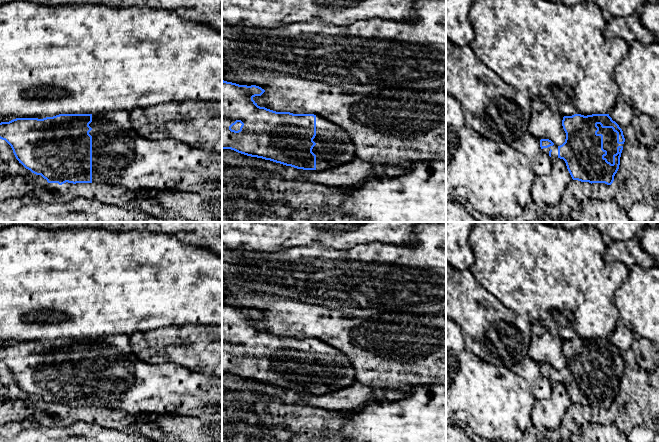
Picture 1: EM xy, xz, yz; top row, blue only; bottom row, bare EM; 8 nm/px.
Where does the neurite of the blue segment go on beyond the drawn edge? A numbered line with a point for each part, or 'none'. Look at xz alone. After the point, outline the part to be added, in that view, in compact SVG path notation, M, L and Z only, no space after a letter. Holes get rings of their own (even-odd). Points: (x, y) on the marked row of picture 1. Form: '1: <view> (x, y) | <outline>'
1: xz (334, 147) | M316 116L316 136L313 141L316 143L312 149L316 155L316 170L336 168L357 158L357 151L350 135L342 127L321 116Z

